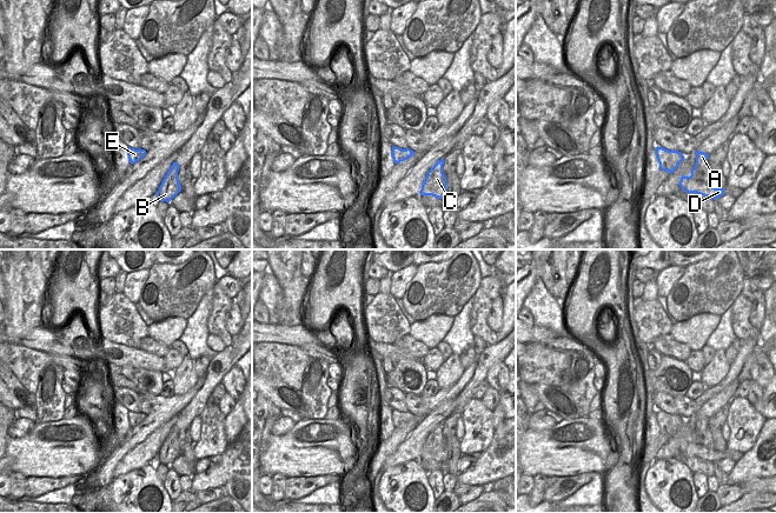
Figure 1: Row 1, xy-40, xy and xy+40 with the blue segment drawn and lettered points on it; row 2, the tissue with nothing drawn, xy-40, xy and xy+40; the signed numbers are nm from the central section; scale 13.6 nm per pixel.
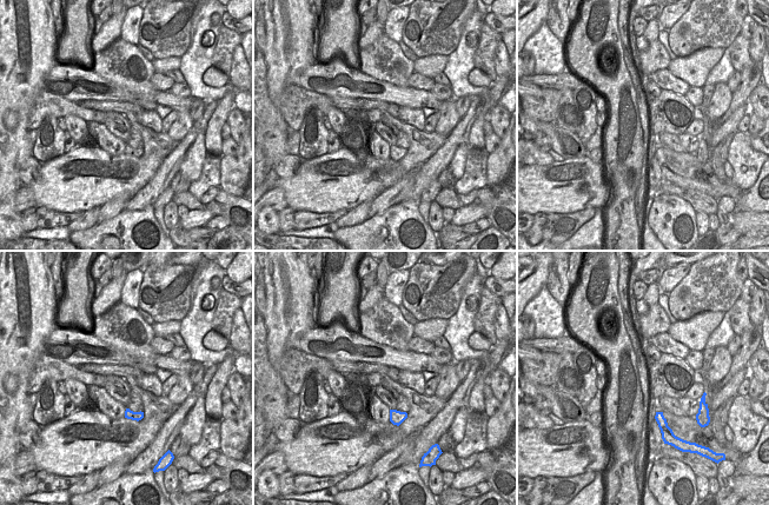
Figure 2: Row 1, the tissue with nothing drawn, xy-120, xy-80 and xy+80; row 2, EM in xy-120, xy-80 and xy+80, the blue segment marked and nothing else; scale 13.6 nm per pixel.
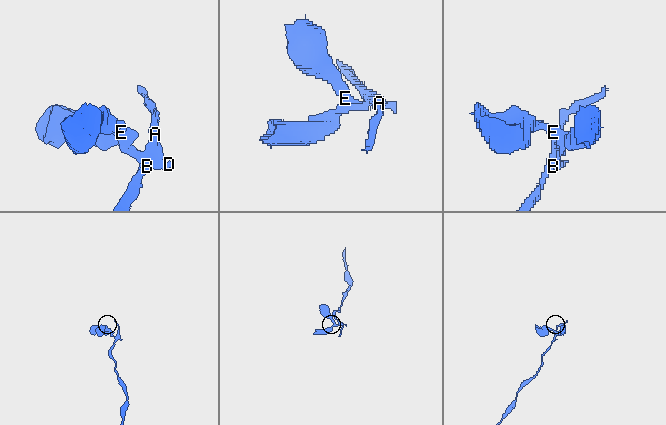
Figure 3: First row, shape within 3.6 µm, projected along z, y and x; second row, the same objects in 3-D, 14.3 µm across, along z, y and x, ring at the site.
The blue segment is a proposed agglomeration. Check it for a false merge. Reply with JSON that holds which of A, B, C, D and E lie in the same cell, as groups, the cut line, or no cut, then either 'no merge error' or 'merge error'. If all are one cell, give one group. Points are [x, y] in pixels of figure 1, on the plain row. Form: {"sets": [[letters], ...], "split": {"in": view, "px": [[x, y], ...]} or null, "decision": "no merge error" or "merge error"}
{"sets": [["A", "B", "C"], ["D", "E"]], "split": {"in": "xy+40", "px": [[689, 440], [711, 450]]}, "decision": "merge error"}

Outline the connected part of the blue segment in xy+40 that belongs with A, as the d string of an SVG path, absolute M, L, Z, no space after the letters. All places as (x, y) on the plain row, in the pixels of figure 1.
M696 414L696 427L691 433L690 442L714 449L712 435L708 429L708 421L707 417Z

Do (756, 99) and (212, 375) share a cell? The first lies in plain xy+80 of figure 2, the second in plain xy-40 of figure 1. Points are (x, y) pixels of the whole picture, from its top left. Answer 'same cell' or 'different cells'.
different cells

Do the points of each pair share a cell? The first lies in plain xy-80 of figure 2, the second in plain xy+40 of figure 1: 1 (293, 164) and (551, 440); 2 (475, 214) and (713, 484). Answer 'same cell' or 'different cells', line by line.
1: different cells
2: different cells

